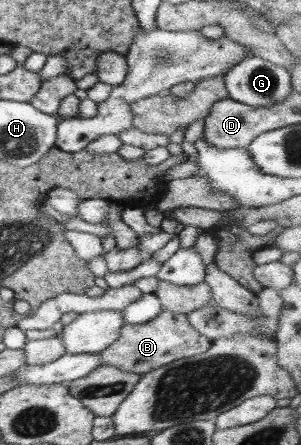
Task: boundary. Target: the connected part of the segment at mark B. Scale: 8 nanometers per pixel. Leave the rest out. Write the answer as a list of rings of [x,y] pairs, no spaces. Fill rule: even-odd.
[[[163,309],[151,322],[125,324],[117,336],[117,341],[100,353],[100,359],[103,365],[143,375],[176,360],[197,356],[209,350],[211,345],[209,338],[197,333],[189,324],[186,314]]]

